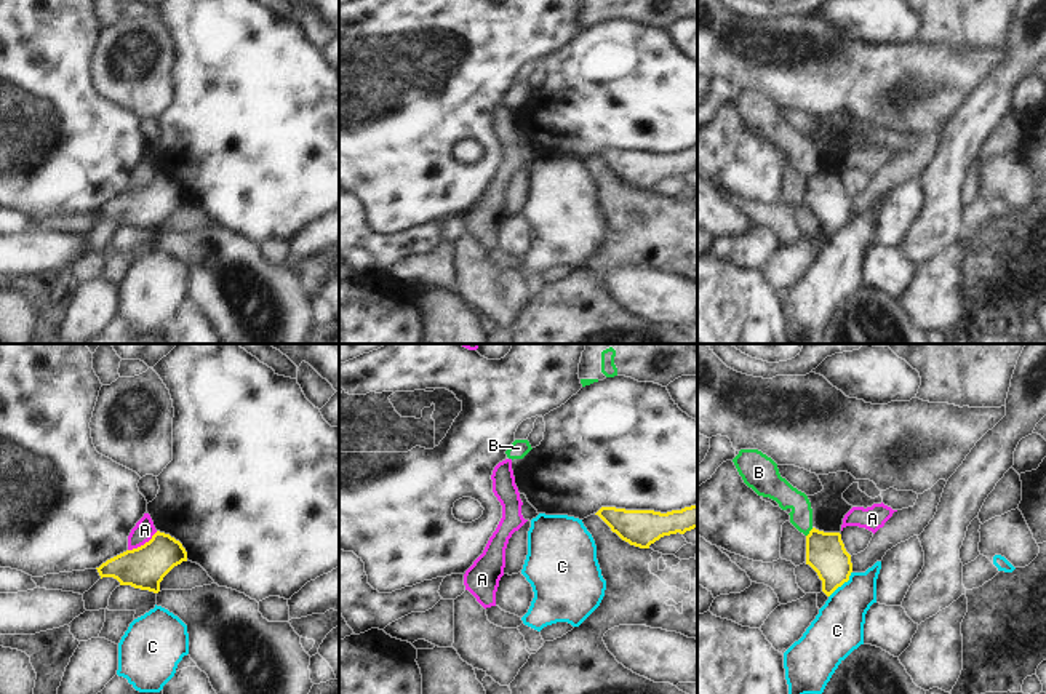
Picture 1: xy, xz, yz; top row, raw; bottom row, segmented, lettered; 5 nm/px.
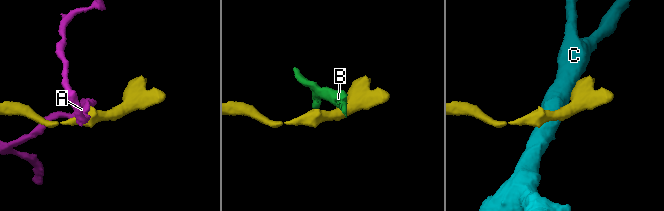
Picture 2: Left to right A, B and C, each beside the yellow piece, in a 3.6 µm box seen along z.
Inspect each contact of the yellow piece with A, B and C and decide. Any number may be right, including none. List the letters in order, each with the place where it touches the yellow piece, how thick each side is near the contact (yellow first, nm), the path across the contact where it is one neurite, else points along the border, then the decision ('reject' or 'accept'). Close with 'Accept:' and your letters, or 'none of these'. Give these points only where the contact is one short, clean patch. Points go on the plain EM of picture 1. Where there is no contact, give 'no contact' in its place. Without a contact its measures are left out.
A: xy (144, 186) | 220/100 nm | along xy (157, 173), (147, 183), (128, 192) | reject
B: yz (810, 175) | 200/120 nm | along yz (813, 170), (806, 178) | reject
C: yz (842, 226) | 200/260 nm | reject
Accept: none of these

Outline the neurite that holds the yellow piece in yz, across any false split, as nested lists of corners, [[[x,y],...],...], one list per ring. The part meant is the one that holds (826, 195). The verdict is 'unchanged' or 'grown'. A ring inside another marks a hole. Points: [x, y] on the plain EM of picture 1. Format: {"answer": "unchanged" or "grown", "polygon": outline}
{"answer": "unchanged", "polygon": [[[816,170],[806,177],[806,206],[817,214],[827,238],[848,224],[852,214],[851,197],[844,190],[841,176]]]}

